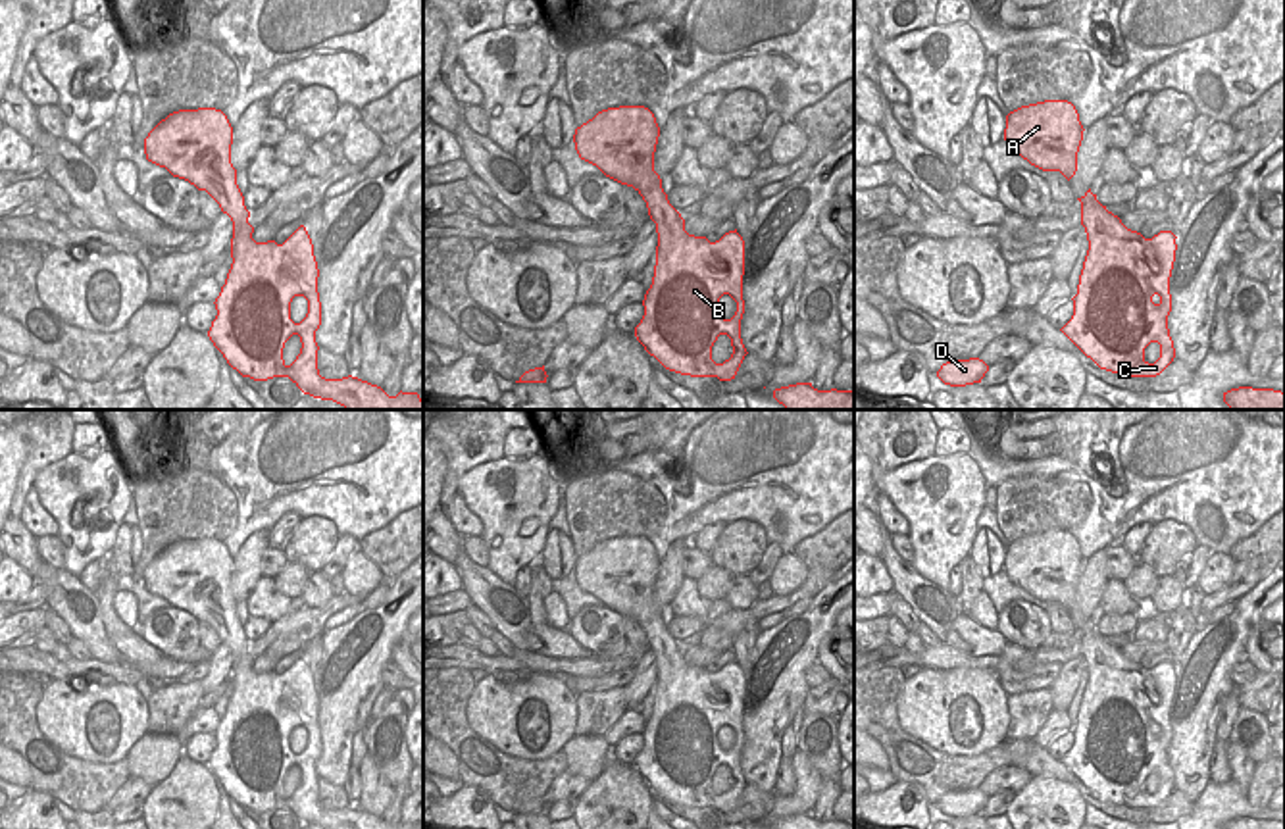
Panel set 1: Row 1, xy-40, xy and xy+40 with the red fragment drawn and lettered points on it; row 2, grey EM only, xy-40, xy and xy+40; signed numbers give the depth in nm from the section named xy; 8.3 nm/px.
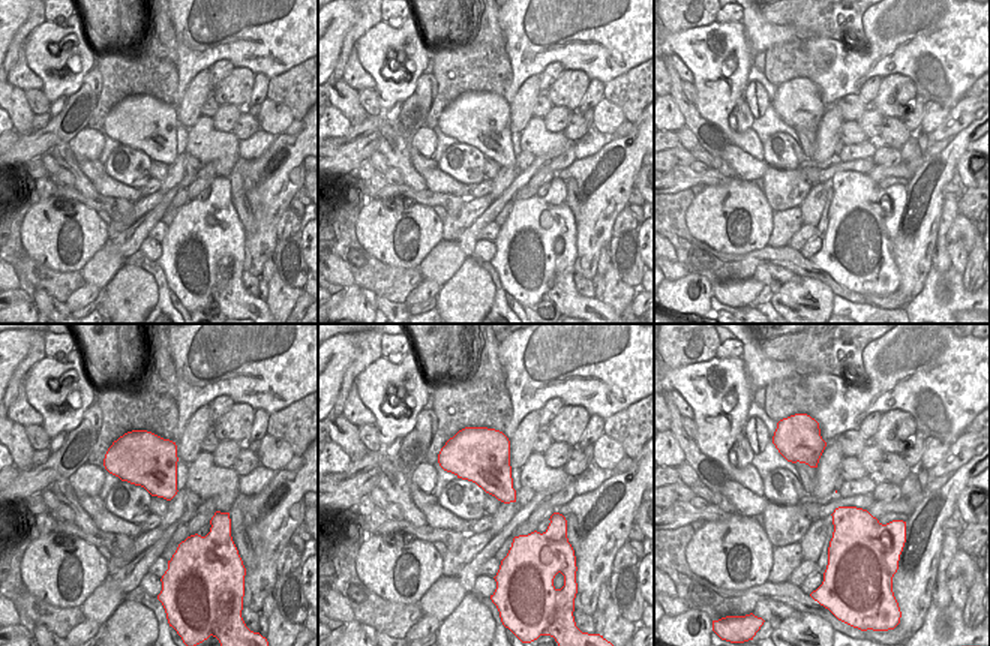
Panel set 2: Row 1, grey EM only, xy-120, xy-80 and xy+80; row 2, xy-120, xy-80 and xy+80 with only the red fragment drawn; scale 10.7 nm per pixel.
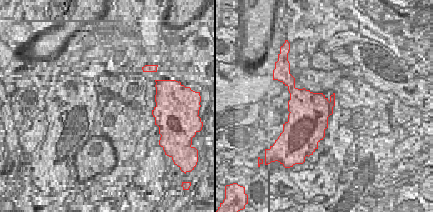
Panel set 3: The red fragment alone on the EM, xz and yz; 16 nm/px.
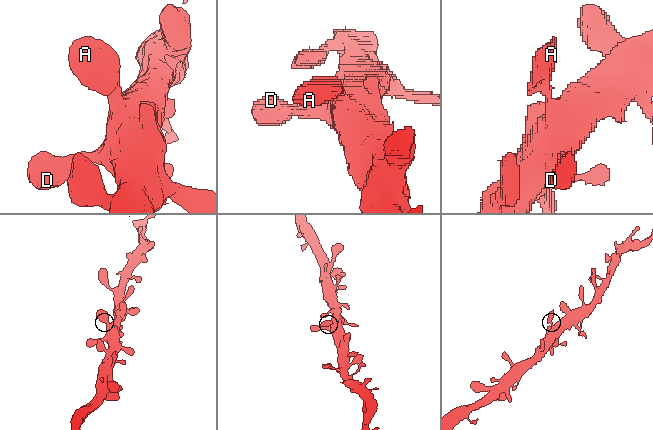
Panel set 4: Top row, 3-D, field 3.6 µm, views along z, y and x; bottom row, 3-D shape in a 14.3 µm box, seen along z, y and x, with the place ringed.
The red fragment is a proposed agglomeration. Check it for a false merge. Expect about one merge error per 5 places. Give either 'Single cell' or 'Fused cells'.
Single cell.

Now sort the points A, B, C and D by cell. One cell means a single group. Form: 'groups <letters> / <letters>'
groups A B C D

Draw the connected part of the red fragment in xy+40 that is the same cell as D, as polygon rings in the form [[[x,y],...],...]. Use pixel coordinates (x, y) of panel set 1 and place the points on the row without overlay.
[[[979,789],[970,791],[952,791],[941,796],[937,808],[950,817],[966,817],[973,814],[981,814],[989,796]]]

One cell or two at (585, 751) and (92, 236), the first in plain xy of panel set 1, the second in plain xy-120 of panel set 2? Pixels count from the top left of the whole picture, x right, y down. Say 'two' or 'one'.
two

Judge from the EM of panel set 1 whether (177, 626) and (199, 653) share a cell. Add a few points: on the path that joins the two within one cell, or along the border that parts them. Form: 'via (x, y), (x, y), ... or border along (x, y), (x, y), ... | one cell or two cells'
via (177, 631), (193, 647) | one cell

